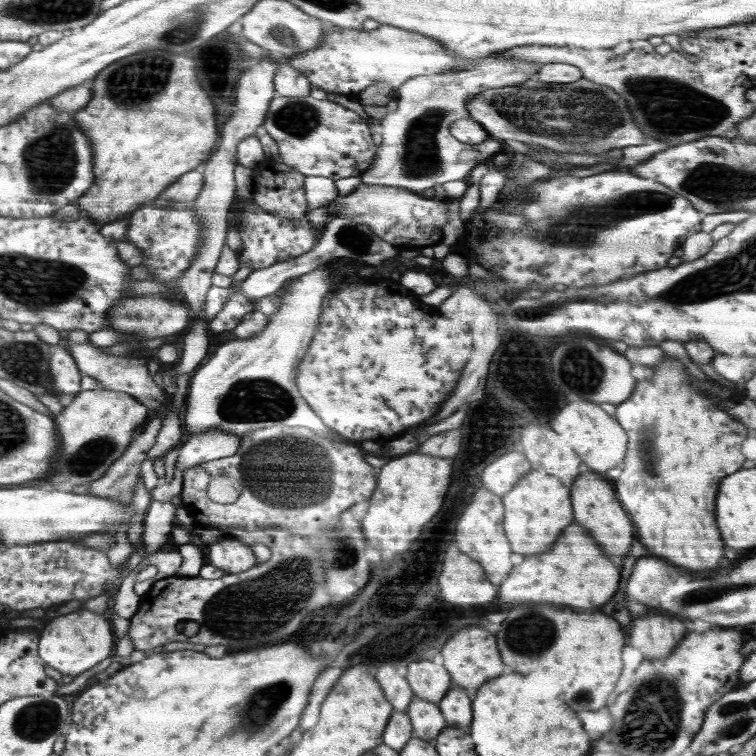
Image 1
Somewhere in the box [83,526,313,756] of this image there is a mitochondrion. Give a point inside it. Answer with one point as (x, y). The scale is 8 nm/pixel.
(264, 704)

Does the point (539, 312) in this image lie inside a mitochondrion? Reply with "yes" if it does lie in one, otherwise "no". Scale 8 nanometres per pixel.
yes

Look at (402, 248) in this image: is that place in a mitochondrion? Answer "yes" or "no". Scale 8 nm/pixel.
no

